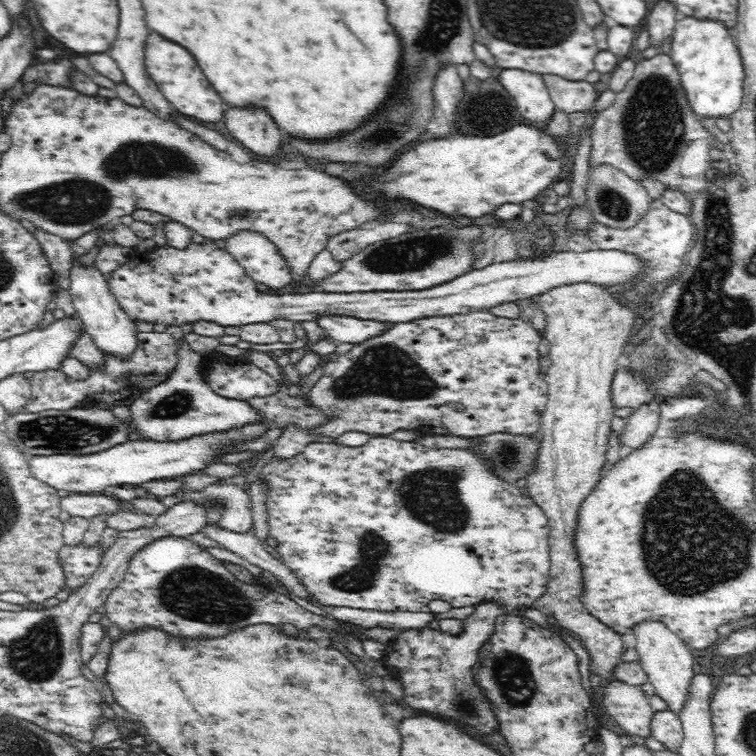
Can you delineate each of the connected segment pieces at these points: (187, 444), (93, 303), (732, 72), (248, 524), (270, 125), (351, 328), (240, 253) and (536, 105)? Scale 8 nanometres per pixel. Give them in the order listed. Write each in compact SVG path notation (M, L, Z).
M267 422L253 423L250 426L237 427L236 430L217 431L214 434L202 434L186 438L182 442L126 441L122 444L94 454L51 454L48 456L31 456L29 467L34 478L45 482L56 490L81 494L103 494L114 486L124 484L140 485L146 482L164 479L176 479L199 471L212 464L216 458L211 455L220 444L230 441L248 440L261 435L272 424Z
M74 255L69 279L69 291L77 310L76 315L84 329L92 336L94 343L102 352L120 357L120 360L127 360L138 346L136 325L132 317L118 306L116 298L112 297L105 274L94 263L85 264L82 255Z
M681 16L676 21L674 34L667 42L666 52L680 70L681 83L688 92L692 109L698 114L730 116L740 109L744 99L746 67L740 58L735 35L724 21Z
M210 485L201 493L192 493L185 500L198 501L206 507L208 523L216 523L237 533L252 531L253 514L250 494L244 487Z
M232 106L226 110L222 120L226 122L230 135L238 138L252 152L266 156L278 154L284 134L276 130L276 122L268 118L268 112L256 110L256 106L252 106L252 110L248 110L248 106L244 110L236 110L236 106Z
M322 316L315 320L335 342L358 345L370 338L386 334L390 324L376 320L360 320L351 316Z
M244 230L226 239L228 252L258 284L282 294L291 286L289 265L275 244L257 232Z
M515 68L497 72L500 74L500 84L514 96L516 110L524 118L536 124L548 120L555 113L554 102L542 75Z

